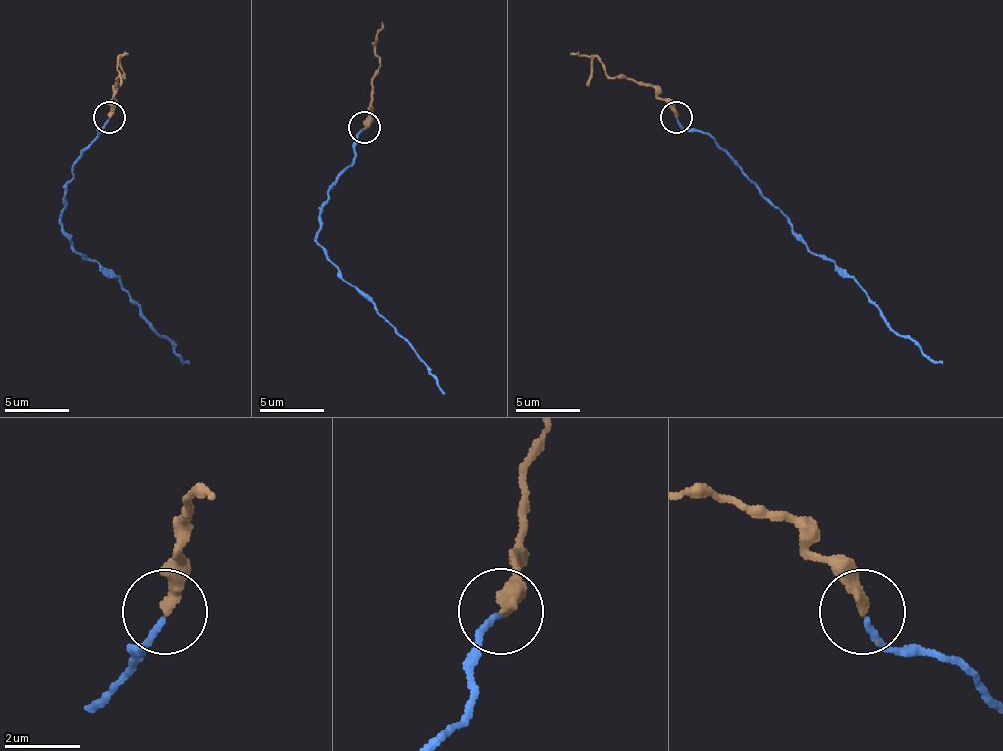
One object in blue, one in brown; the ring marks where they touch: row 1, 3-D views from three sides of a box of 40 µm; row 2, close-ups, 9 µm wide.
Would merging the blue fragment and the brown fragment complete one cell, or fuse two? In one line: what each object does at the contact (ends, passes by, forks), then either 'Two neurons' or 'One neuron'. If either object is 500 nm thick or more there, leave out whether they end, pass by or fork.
At the ring blue ends. At the ring brown ends. One neuron

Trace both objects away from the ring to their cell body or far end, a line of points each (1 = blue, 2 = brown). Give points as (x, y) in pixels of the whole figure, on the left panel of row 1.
1: (110, 119), (74, 164), (61, 228), (81, 254), (119, 280), (161, 334), (190, 363)
2: (110, 116), (116, 87), (122, 78), (119, 58), (119, 87)

